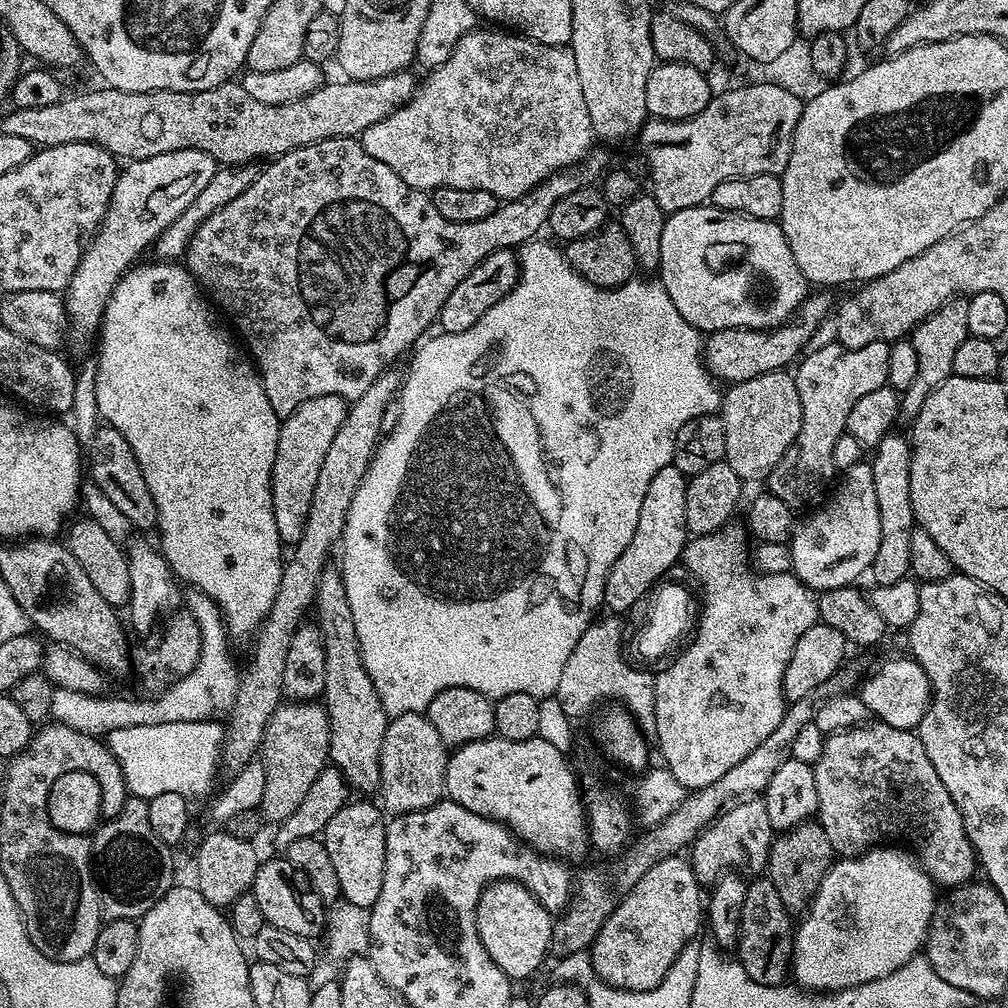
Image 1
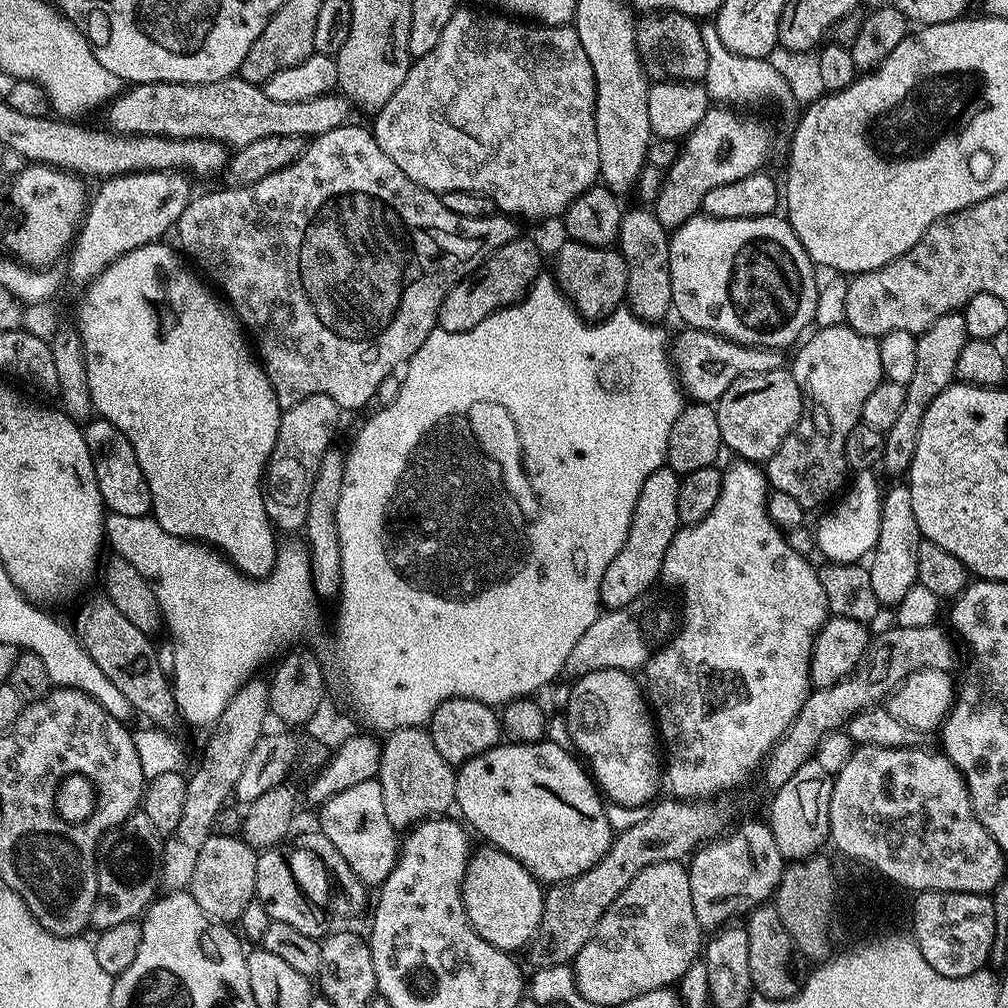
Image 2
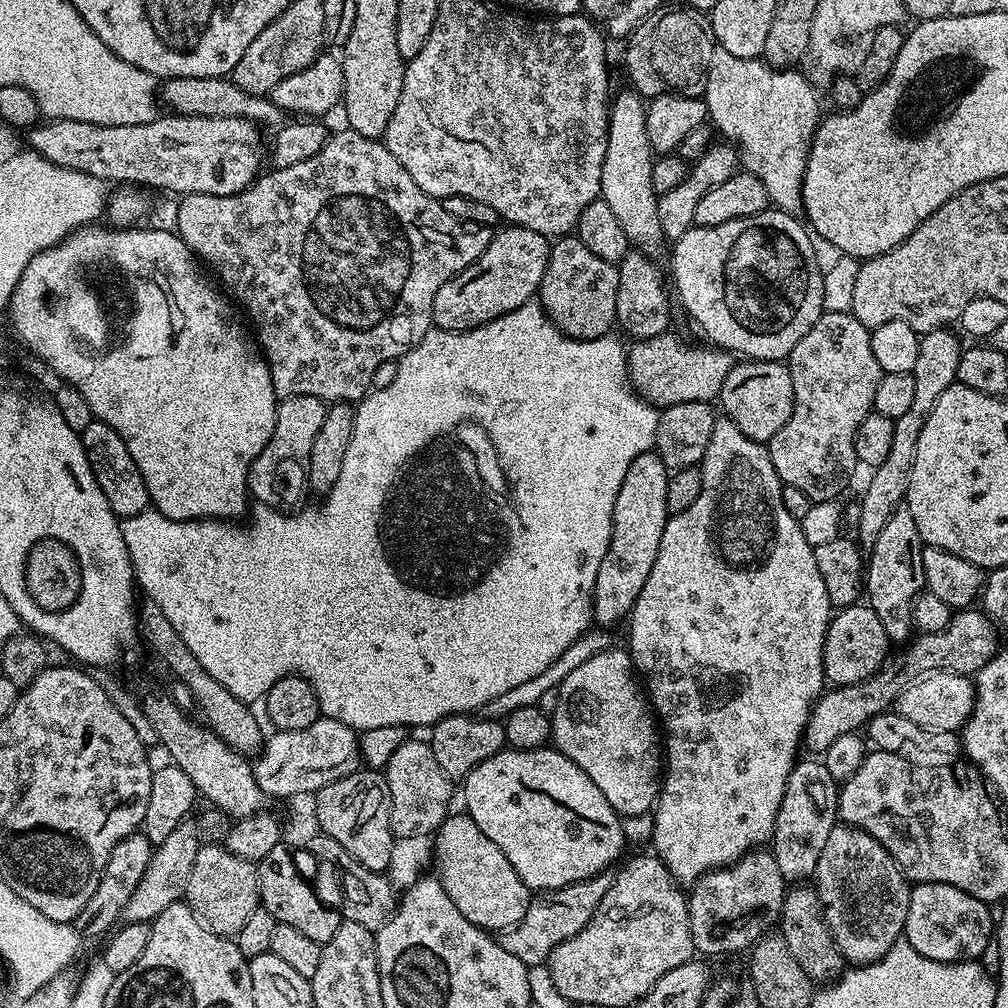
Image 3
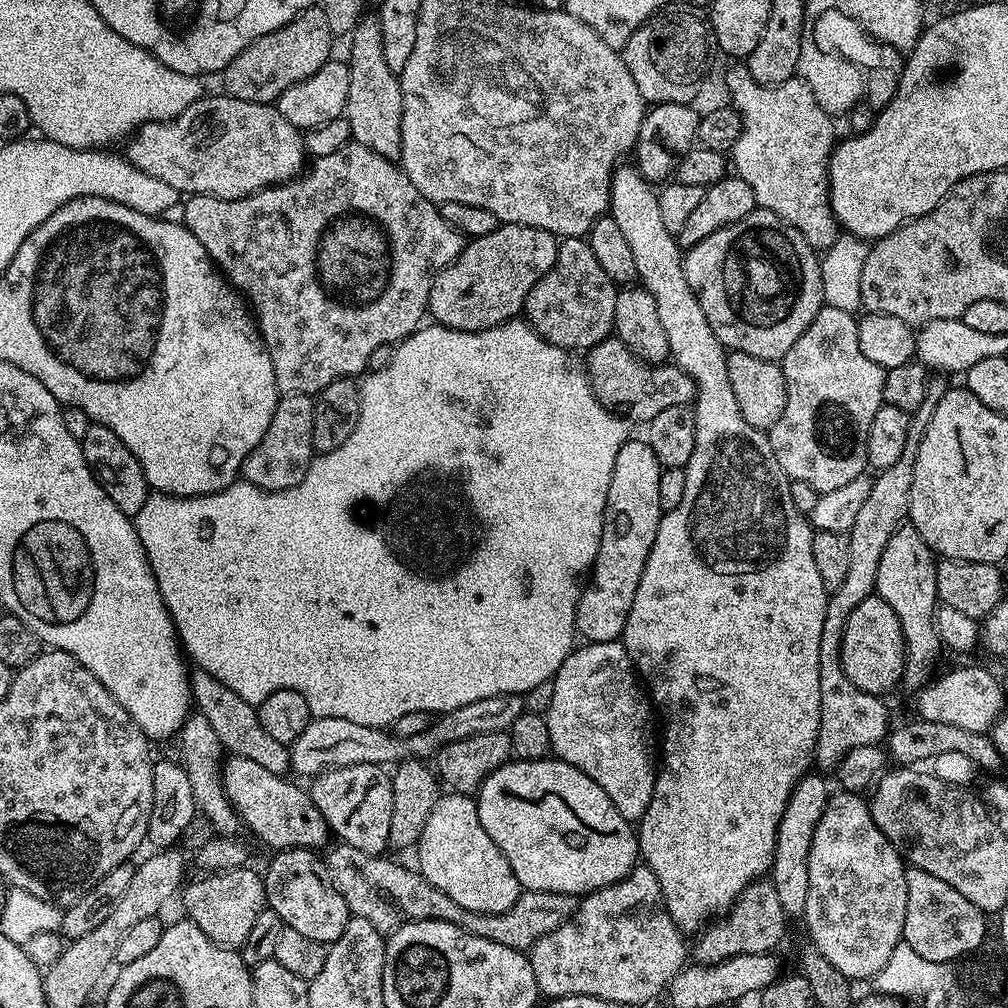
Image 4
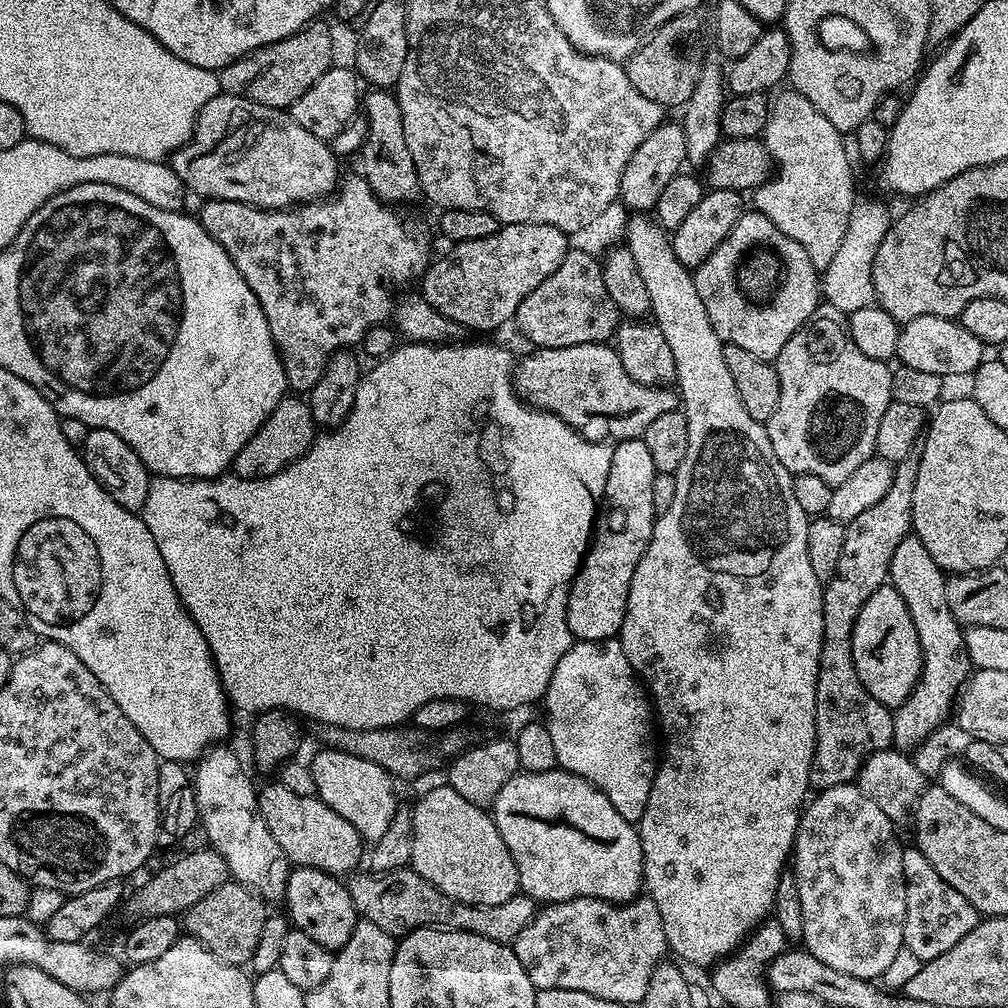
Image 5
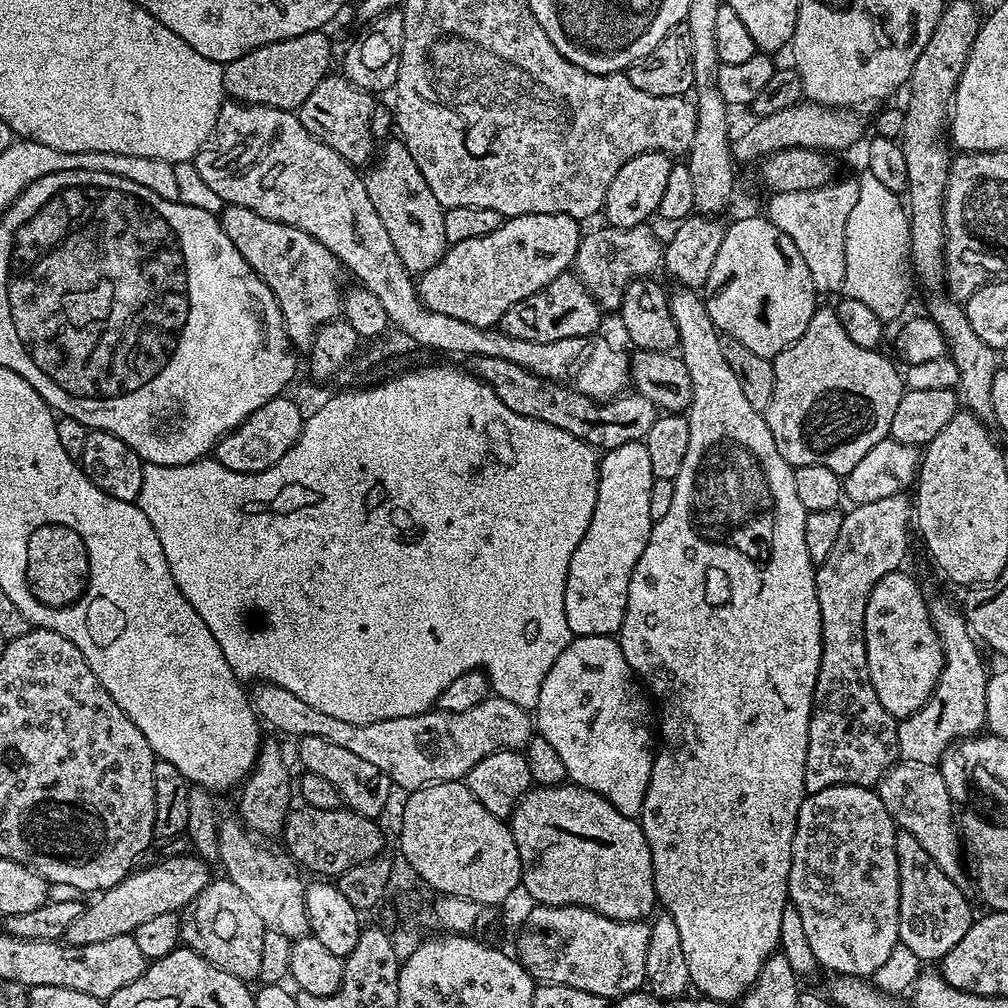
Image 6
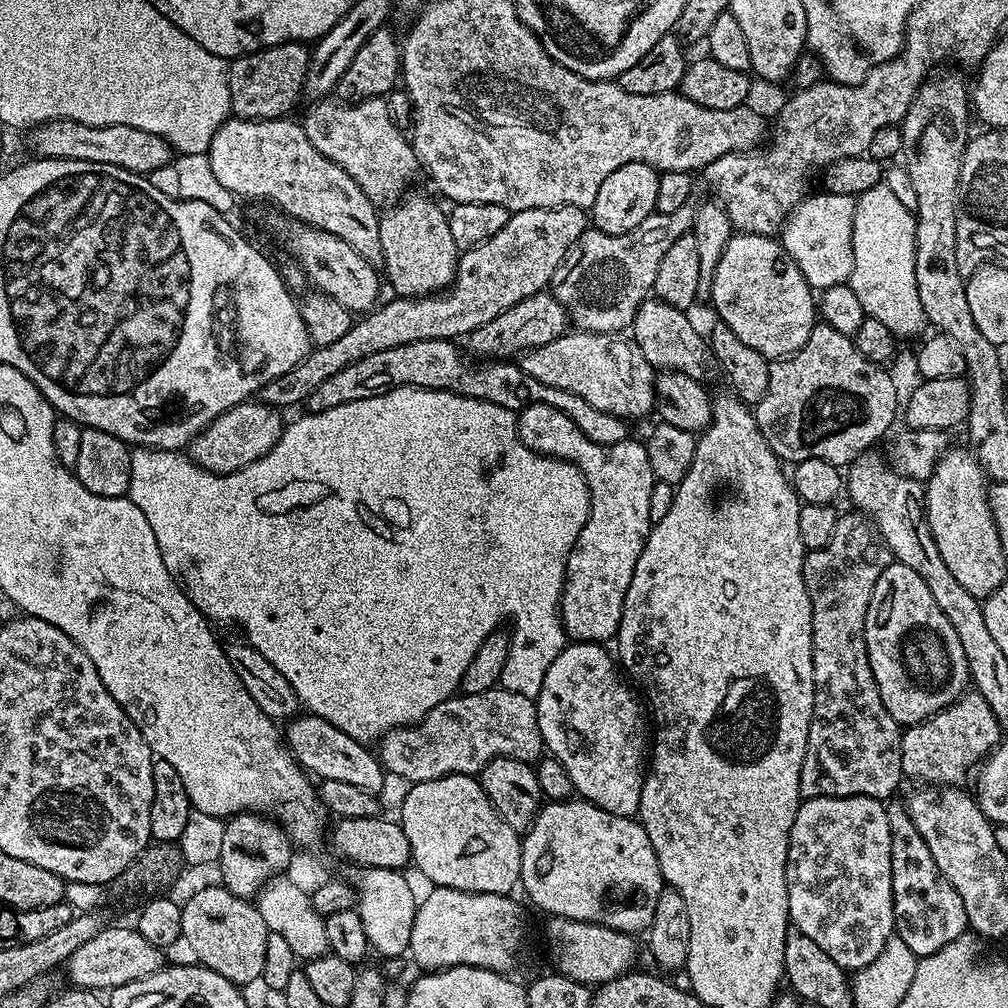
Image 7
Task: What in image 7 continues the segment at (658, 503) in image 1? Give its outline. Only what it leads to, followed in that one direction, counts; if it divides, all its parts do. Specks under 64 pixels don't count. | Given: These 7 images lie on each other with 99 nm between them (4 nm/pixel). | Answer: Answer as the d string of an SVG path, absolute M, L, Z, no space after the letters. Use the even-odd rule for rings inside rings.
M531 404L521 408L516 422L516 432L520 441L530 450L552 456L556 460L565 460L576 464L586 478L590 494L590 510L586 526L572 547L568 559L568 574L564 578L564 594L560 598L560 621L564 623L565 633L576 642L608 642L620 629L622 610L626 602L626 590L630 590L630 578L634 578L634 566L652 531L654 521L650 518L650 490L658 482L650 470L650 454L643 443L629 438L617 444L599 444L590 442L578 426L562 410L545 404Z

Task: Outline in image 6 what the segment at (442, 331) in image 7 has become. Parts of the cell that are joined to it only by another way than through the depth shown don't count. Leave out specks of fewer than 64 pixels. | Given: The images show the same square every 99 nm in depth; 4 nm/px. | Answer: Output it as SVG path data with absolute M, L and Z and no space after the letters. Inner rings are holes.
M522 214L507 217L490 234L451 245L433 268L419 277L420 299L431 312L448 314L458 322L491 328L522 298L530 298L558 274L575 265L582 239L581 221L566 214Z

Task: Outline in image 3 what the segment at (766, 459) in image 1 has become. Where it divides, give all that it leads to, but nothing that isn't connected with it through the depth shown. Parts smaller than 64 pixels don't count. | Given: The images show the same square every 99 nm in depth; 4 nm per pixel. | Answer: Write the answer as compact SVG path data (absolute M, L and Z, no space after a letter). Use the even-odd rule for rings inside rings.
M750 360L733 363L722 390L718 404L724 407L723 415L746 434L746 438L767 442L786 426L794 406L794 382L790 378L787 363L779 360Z

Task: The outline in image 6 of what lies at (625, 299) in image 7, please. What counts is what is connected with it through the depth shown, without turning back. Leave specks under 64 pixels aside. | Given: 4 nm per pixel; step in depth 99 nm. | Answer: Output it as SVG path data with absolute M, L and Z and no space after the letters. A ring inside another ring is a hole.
M603 226L604 228L600 228L597 232L592 232L583 237L581 239L580 245L578 246L578 254L576 255L576 262L574 265L574 274L579 280L582 282L582 286L586 286L586 290L588 293L596 299L596 303L600 305L601 309L608 310L608 308L612 308L612 310L619 309L620 303L622 302L622 294L626 290L626 286L630 286L630 282L634 282L635 280L642 280L653 275L652 272L655 268L659 269L662 264L662 240L659 240L658 237L655 236L654 233L651 232L651 227L641 226L639 228L614 228L611 226Z

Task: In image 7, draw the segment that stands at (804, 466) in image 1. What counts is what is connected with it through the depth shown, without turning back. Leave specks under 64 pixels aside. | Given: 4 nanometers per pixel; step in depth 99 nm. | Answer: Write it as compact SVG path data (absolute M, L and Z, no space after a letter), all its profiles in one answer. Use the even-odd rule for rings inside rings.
M817 322L806 338L806 346L793 356L786 356L770 363L770 386L766 398L754 405L754 415L760 432L770 450L781 461L795 462L806 458L822 458L837 466L851 465L869 451L888 432L888 427L898 420L896 384L887 367L862 358L856 341L846 334L838 334L830 325Z

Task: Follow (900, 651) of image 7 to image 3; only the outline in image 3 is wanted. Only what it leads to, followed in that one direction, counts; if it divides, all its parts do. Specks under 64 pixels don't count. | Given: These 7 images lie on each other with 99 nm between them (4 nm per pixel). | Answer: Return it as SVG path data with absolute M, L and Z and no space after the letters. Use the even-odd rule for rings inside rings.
M857 602L849 608L841 608L829 619L828 632L824 636L824 678L829 685L843 686L857 684L873 676L883 666L890 655L890 641L886 634L886 626L882 626L878 614L869 608L867 603Z

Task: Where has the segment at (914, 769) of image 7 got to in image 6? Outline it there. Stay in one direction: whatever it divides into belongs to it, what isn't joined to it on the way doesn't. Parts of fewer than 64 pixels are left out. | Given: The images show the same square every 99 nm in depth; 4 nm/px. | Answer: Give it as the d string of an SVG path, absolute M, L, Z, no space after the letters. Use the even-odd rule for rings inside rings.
M934 598L928 600L928 609L930 610L930 618L932 619L932 625L934 630L938 634L940 639L940 645L944 651L944 665L942 666L942 674L940 675L940 680L936 684L936 689L933 690L931 698L924 703L923 706L914 714L903 717L897 723L896 729L898 730L898 746L900 747L899 759L901 761L910 764L927 764L929 766L939 765L940 761L943 760L944 756L947 754L948 749L959 744L961 740L969 739L977 734L983 733L985 731L988 719L986 718L986 690L988 689L988 677L990 675L989 669L984 669L984 660L980 657L981 649L978 647L978 641L972 634L972 629L968 627L967 622L965 622L961 611L956 607L952 608L952 604L948 600L934 600Z

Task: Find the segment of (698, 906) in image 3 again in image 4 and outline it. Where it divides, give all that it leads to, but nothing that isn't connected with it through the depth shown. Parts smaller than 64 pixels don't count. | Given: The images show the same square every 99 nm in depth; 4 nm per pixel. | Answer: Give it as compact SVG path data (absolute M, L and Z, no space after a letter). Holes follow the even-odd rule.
M761 878L748 885L727 912L713 919L695 937L696 945L693 943L690 948L691 959L698 964L717 964L743 952L772 952L784 936L784 923L786 917L771 879Z

